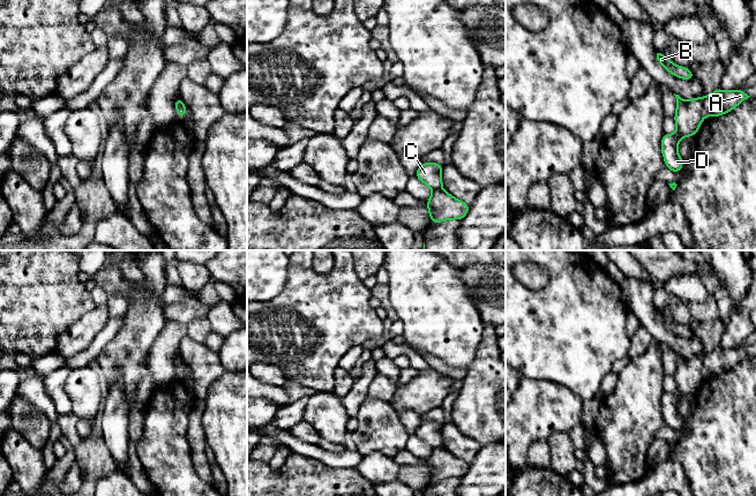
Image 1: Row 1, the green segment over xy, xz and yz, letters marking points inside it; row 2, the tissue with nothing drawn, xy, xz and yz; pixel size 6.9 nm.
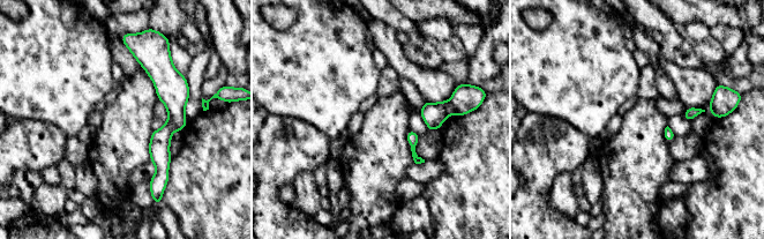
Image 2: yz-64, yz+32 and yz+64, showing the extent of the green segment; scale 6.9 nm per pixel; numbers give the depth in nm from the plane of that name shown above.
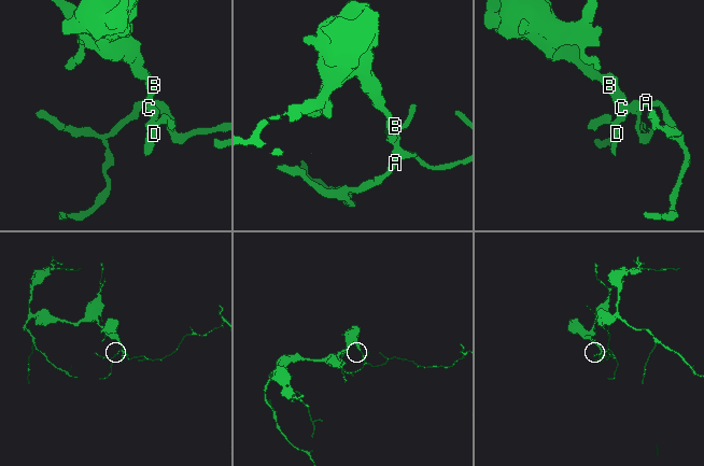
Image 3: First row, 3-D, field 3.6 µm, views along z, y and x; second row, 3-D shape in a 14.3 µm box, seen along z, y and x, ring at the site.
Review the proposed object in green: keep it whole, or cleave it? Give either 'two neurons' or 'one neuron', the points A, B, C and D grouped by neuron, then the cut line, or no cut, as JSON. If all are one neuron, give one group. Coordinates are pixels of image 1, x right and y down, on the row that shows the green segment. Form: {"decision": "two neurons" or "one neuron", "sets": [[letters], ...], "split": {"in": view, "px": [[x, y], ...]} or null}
{"decision": "two neurons", "sets": [["A"], ["B", "C", "D"]], "split": {"in": "yz", "px": [[702, 98], [704, 112]]}}

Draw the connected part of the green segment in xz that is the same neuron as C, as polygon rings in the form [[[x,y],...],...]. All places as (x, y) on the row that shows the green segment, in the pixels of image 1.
[[[424,163],[416,172],[416,178],[429,186],[433,190],[442,189],[442,164]]]

